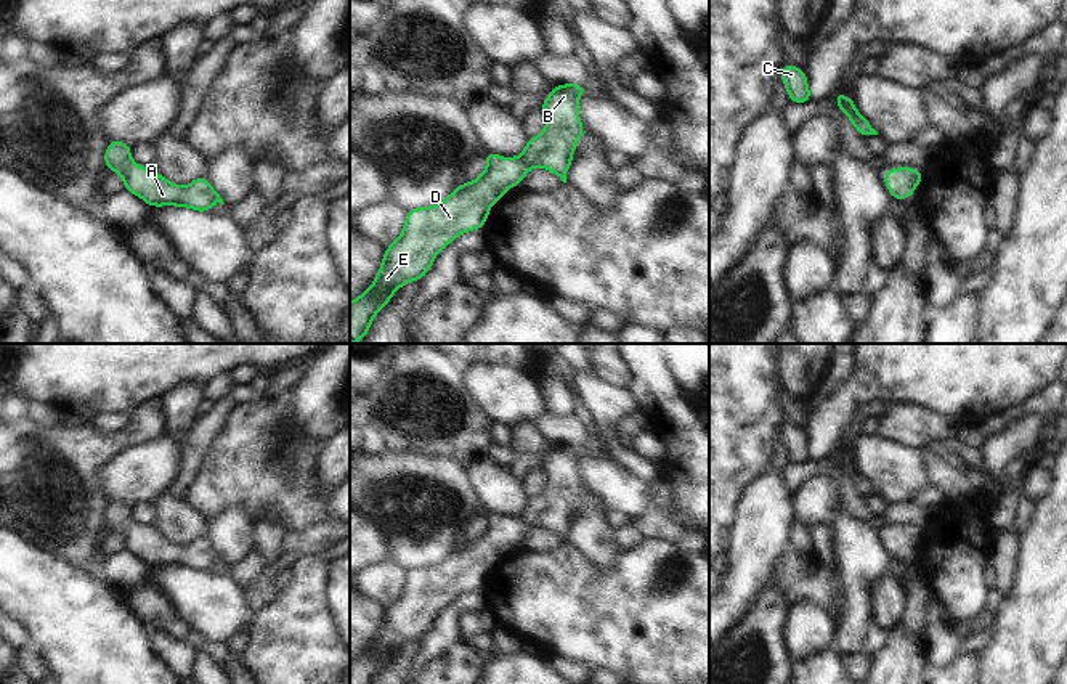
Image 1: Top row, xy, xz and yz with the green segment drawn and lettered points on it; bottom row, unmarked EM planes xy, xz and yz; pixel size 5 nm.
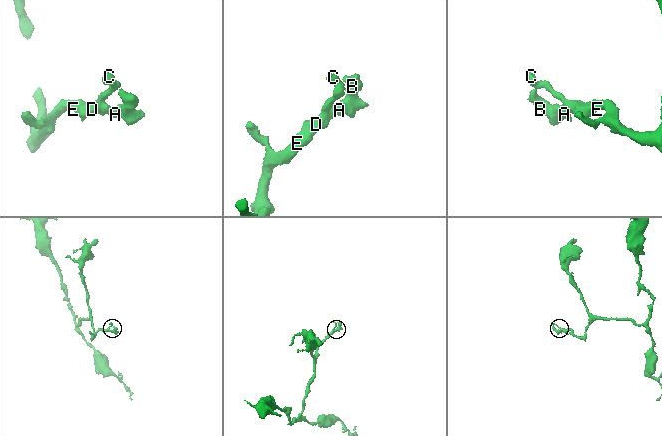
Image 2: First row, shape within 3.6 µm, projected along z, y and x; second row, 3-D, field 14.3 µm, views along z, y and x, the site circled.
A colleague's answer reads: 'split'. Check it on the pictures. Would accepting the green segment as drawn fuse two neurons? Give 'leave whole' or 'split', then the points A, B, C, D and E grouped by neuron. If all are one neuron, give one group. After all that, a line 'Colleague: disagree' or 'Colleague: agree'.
leave whole; A B C D E
Colleague: disagree

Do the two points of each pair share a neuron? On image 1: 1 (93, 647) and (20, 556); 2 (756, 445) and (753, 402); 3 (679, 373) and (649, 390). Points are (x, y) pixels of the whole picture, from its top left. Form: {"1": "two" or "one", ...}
{"1": "one", "2": "one", "3": "one"}

